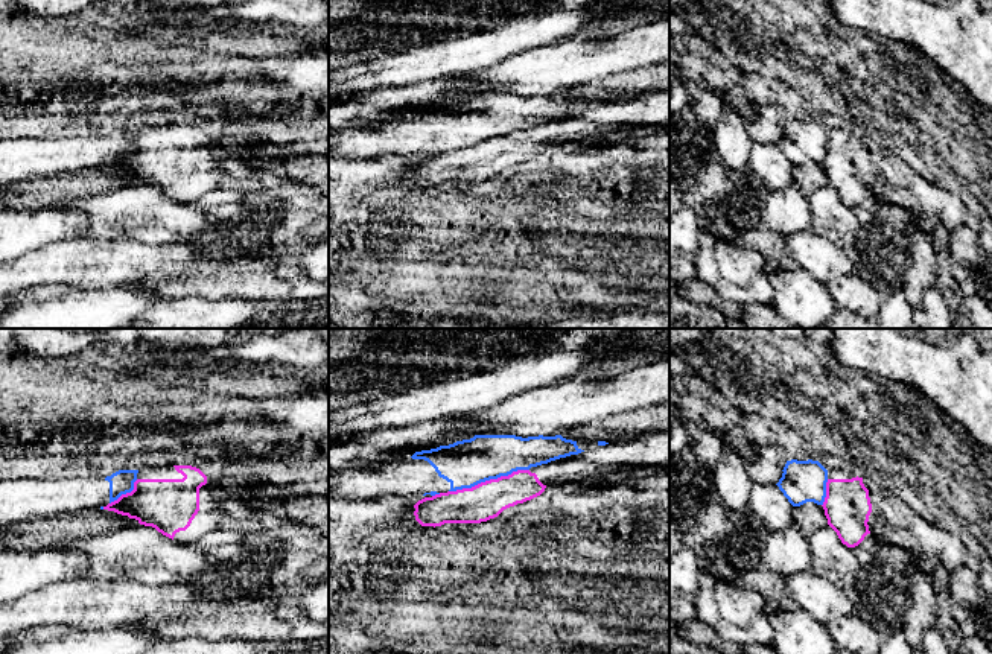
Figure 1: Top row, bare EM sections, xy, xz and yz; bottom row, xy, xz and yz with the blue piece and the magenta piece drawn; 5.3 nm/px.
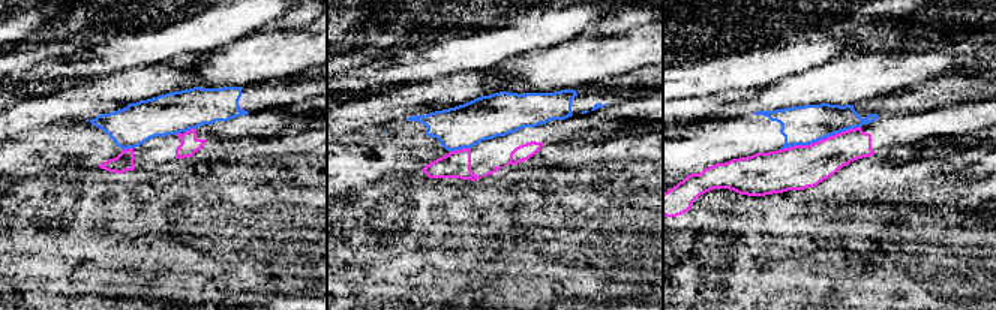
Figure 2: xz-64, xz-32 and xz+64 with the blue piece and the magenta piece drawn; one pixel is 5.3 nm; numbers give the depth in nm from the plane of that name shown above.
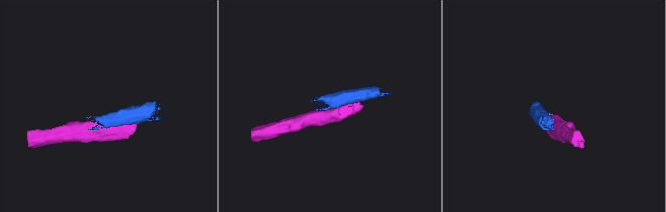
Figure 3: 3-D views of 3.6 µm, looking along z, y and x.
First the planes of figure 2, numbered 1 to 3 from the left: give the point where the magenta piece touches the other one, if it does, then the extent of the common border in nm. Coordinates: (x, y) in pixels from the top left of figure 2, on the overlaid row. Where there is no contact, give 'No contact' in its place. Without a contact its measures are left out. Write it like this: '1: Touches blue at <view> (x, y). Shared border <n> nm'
1: Touches blue at xz-64 (189, 129). Shared border 60 nm
2: Touches blue at xz-32 (459, 149). Shared border 110 nm
3: Touches blue at xz+64 (819, 140). Shared border 460 nm

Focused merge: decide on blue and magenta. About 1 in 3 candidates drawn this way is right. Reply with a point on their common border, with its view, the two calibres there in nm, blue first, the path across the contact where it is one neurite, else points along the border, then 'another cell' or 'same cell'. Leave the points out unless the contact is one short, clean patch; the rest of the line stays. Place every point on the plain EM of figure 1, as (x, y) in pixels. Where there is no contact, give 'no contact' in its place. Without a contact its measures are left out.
contact xz (489, 139); calibres 240 and 200 nm; another cell

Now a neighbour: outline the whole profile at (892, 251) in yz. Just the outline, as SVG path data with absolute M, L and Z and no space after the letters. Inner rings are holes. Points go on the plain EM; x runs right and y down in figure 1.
M872 193L854 207L860 231L846 252L854 262L854 274L875 287L882 297L901 290L916 307L922 294L936 286L936 251L930 234L908 210L878 201Z

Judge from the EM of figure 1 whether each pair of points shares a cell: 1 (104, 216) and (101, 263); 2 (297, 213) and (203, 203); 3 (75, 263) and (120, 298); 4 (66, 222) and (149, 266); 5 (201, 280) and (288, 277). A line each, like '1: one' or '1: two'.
1: two
2: one
3: two
4: two
5: one

